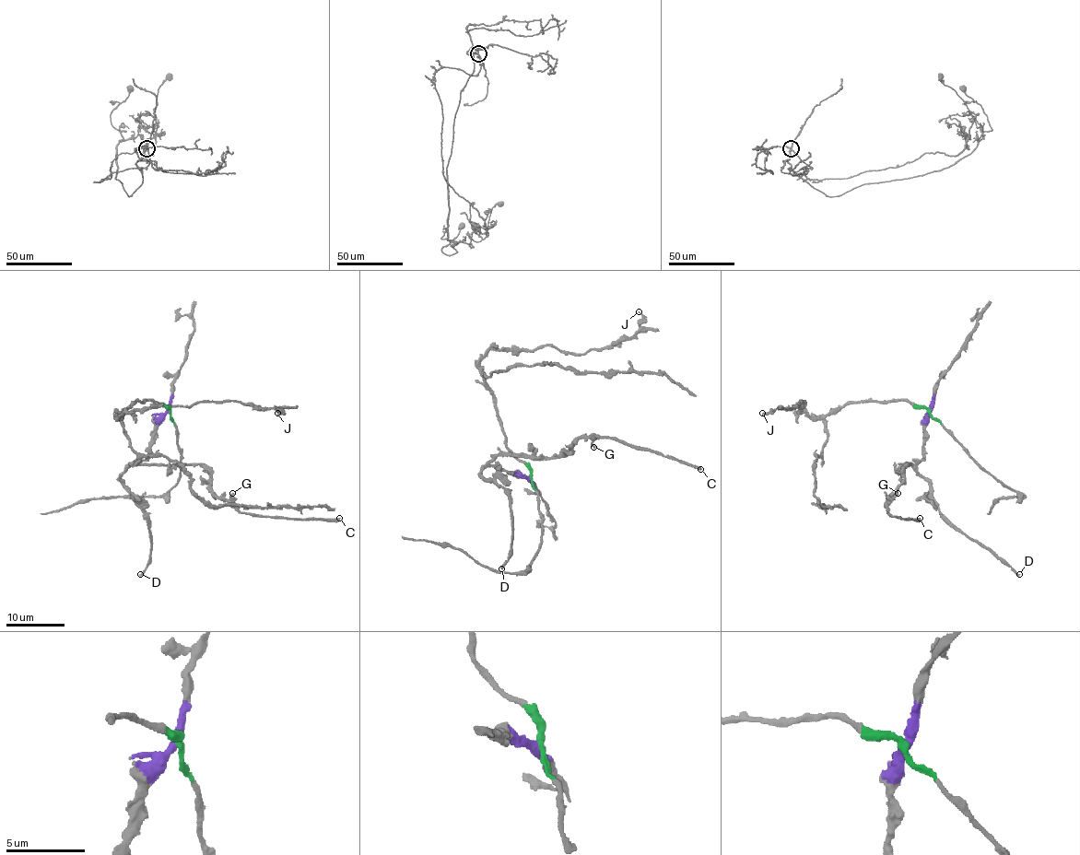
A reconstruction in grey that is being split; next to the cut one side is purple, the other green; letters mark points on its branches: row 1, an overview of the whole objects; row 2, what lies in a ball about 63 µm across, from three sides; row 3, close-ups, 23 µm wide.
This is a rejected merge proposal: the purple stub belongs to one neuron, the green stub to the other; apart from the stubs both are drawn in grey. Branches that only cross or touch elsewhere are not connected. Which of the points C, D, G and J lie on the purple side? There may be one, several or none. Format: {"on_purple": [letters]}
{"on_purple": ["C", "D", "G"]}

